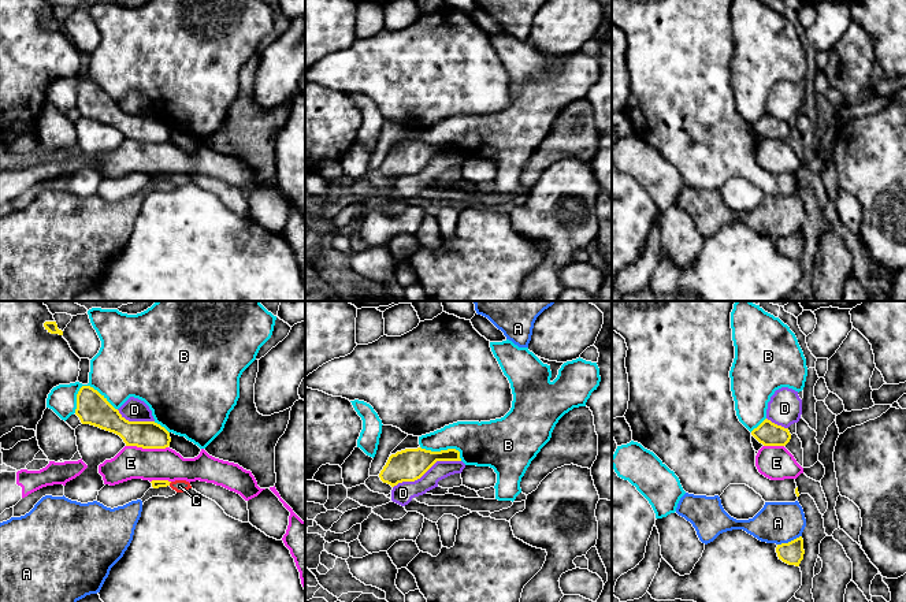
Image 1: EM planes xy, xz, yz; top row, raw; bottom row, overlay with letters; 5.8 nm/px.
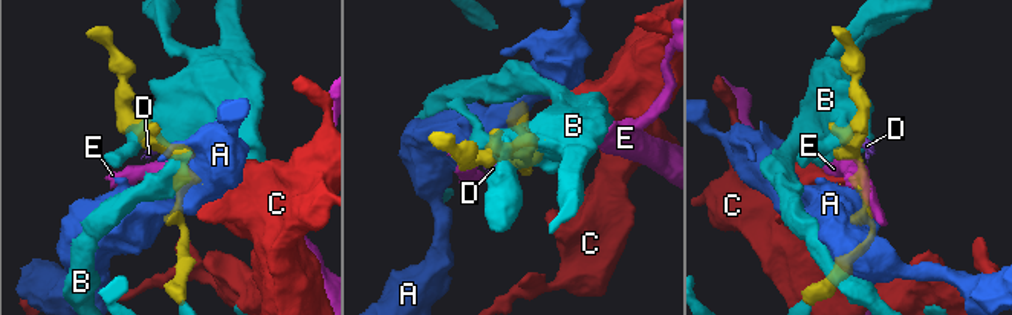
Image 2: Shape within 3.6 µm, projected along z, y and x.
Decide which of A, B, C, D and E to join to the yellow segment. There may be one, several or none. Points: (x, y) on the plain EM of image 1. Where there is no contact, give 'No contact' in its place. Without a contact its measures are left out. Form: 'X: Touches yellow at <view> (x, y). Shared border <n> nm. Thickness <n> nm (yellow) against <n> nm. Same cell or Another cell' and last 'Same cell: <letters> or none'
A: Touches yellow at yz (788, 236). Shared border 160 nm. Thickness 140 nm (yellow) against 240 nm. Another cell
B: Touches yellow at xy (96, 84). Shared border 260 nm. Thickness 190 nm (yellow) against 380 nm. Another cell
C: Touches yellow at xy (170, 175). Shared border 30 nm. Thickness 50 nm (yellow) against 80 nm. Another cell
D: Touches yellow at xz (426, 164). Shared border 440 nm. Thickness 190 nm (yellow) against 120 nm. Another cell
E: Touches yellow at xy (147, 141). Shared border 240 nm. Thickness 160 nm (yellow) against 190 nm. Another cell
Same cell: none

